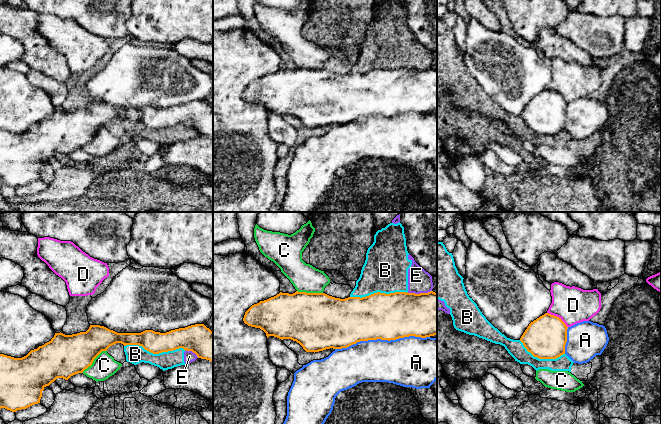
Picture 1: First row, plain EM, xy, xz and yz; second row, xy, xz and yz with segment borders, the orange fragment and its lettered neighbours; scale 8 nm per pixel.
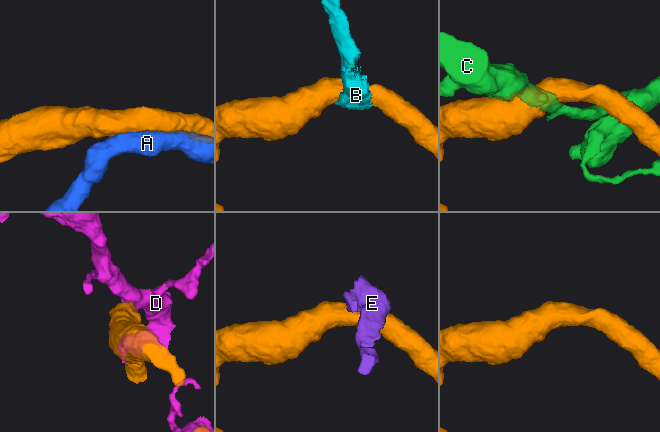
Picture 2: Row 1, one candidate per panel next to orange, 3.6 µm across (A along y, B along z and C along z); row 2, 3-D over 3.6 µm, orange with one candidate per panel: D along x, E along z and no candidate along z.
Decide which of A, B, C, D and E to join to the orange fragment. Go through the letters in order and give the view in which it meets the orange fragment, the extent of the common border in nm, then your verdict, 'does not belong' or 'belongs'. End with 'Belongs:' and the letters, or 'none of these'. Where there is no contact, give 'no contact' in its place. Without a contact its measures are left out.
A: contact in xz; length 750 nm; does not belong
B: contact in xy; length 500 nm; does not belong
C: contact in xy; length 260 nm; does not belong
D: contact in yz; length 200 nm; does not belong
E: contact in xz; length 200 nm; does not belong
Belongs: none of these

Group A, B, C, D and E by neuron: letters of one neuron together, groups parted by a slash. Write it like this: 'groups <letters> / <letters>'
groups A / B E / C / D

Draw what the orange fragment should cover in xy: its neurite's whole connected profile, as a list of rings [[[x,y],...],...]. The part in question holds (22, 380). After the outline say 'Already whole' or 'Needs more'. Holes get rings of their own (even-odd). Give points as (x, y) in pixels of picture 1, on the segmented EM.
[[[195,324],[166,333],[153,330],[141,333],[117,333],[104,326],[90,325],[86,332],[72,335],[55,333],[49,342],[31,350],[22,358],[0,354],[0,409],[16,412],[40,403],[42,391],[46,386],[57,378],[68,380],[75,374],[83,373],[102,351],[107,351],[116,343],[124,346],[139,345],[153,354],[183,348],[185,351],[192,351],[198,358],[213,361],[213,332],[204,324]]]. Already whole

